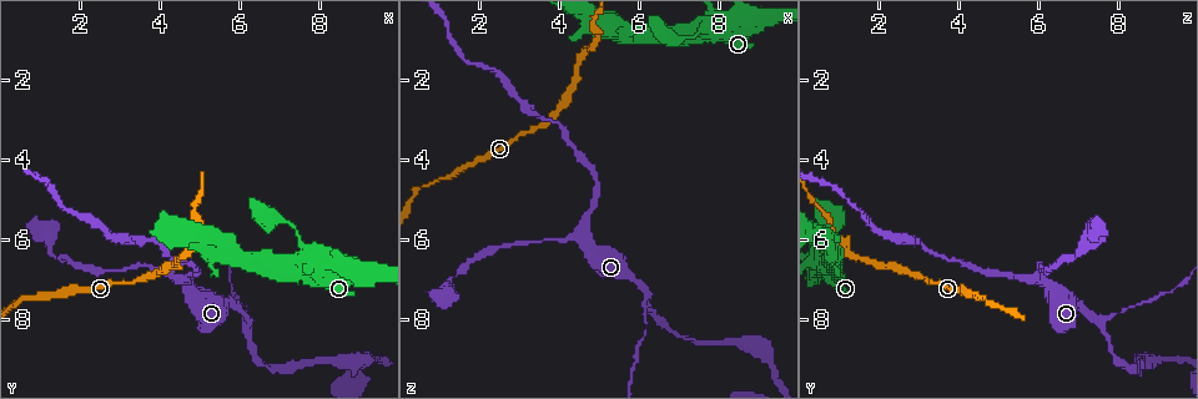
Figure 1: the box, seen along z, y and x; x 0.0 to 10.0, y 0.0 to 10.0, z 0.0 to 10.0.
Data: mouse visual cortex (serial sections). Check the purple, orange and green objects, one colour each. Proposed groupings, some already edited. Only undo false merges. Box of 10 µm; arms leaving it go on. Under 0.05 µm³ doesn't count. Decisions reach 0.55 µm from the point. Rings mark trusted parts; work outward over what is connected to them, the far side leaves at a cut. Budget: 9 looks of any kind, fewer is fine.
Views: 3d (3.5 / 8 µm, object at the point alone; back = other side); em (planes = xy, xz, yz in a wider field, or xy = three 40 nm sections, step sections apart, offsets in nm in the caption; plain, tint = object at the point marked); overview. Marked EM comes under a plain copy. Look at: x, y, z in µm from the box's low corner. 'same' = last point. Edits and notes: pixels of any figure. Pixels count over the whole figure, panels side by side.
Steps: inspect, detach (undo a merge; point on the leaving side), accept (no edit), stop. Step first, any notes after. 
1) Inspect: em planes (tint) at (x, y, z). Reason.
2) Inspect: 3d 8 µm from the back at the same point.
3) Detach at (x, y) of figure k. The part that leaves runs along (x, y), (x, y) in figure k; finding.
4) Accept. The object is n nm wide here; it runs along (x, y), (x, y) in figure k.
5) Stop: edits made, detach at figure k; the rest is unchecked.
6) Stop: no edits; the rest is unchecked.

Inspect: em xy step 2 (tint) at (7.65, 6.25, 0.75). Sharp bend.

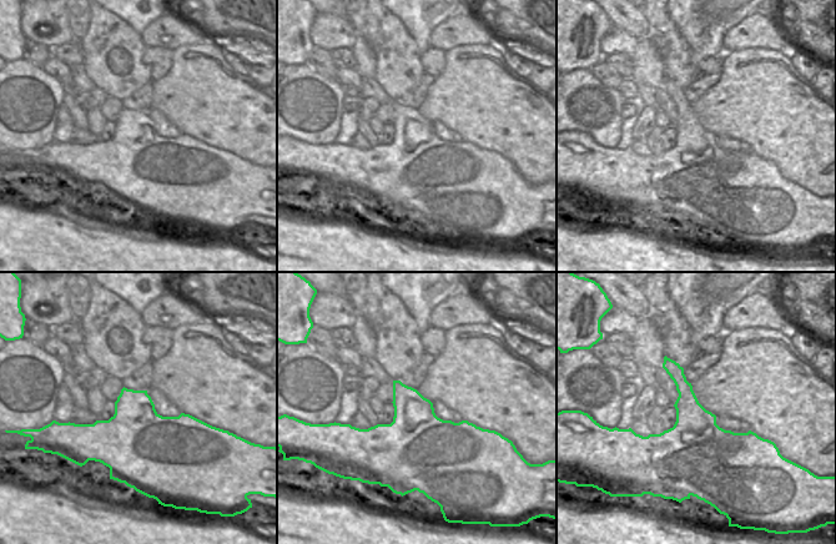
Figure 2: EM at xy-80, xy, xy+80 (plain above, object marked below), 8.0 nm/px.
Inspect: 3d 3.5 µm from the back at the same point. See where the arms go.

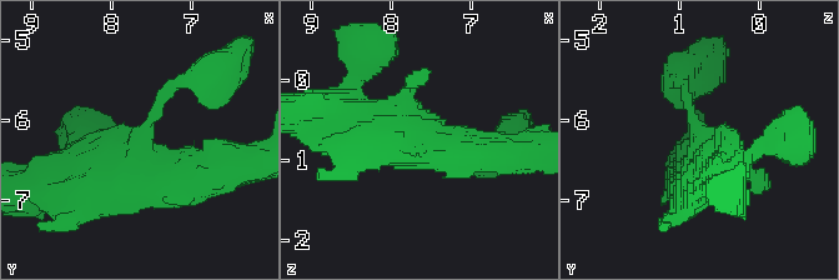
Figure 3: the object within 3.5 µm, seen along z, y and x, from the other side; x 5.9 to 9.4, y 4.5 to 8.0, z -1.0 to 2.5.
Accept. One cell here.

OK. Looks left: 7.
Inspect: 3d 3.5 µm at (4.95, 5.85, 0.90). Thin neck.

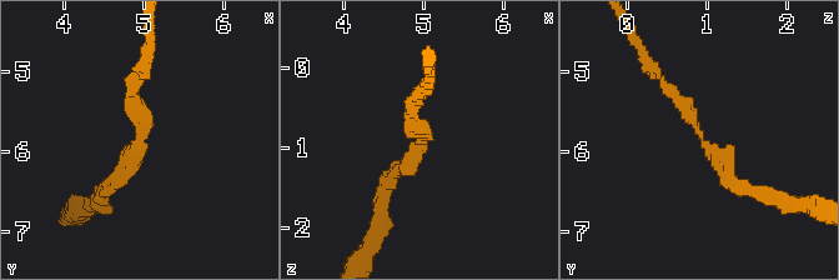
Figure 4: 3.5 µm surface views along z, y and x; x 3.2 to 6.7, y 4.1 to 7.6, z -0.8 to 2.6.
Inspect: em xy step 1 (tint) at (4.95, 5.75, 0.90). The arms are 150, 200 nm wide.

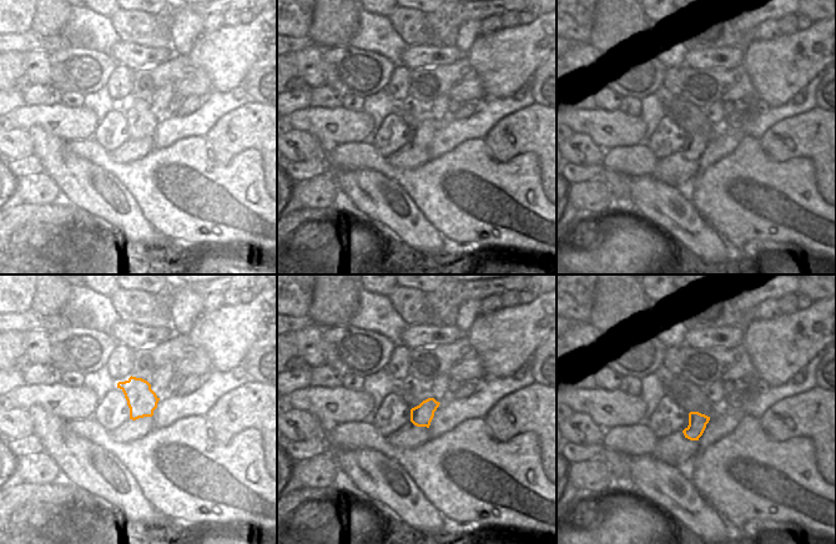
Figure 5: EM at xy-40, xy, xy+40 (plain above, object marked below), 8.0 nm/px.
Accept. It runs along (743, 188), (651, 69) in figure 4; all the same cell.

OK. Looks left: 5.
Inspect: 3d 8 µm at (4.50, 7.10, 5.95). Small branch off a trunk.

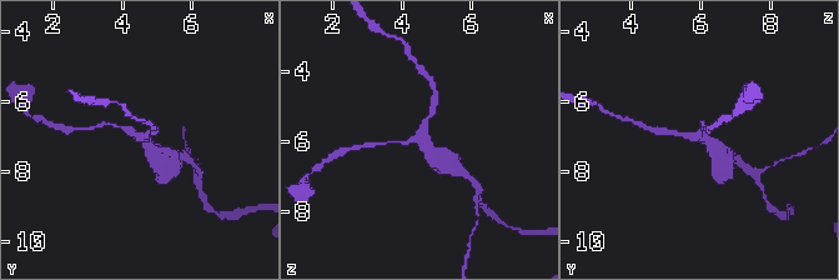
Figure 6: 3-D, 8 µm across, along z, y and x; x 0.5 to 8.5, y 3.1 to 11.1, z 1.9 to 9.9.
Inspect: em xy step 2 (tint) at the same point. 3 arms meet here; the arms are 150, 200, 500 nm wide.

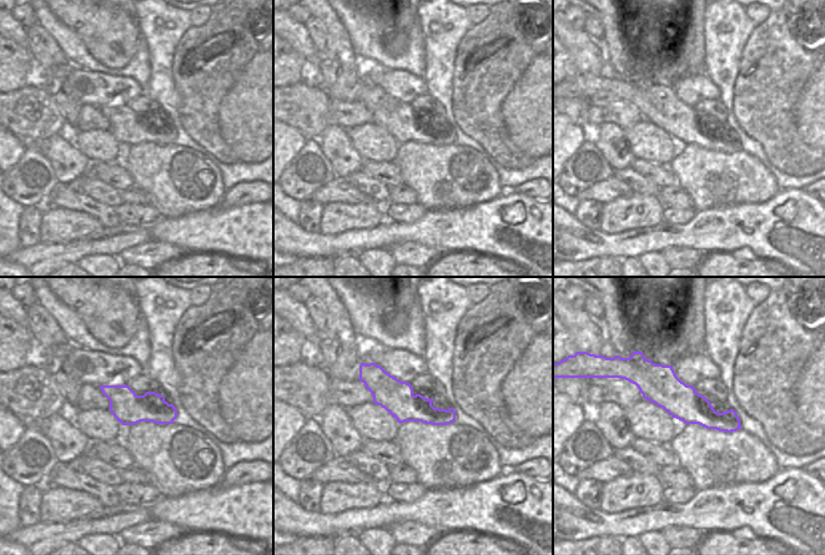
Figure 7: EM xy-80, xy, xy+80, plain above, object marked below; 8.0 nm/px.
Accept. It runs along (162, 158), (130, 130), (107, 124) in figure 6; continuous, no second cell.

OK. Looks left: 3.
Inspect: 3d 8 µm at (1.15, 6.30, 7.00). Sudden change in width.

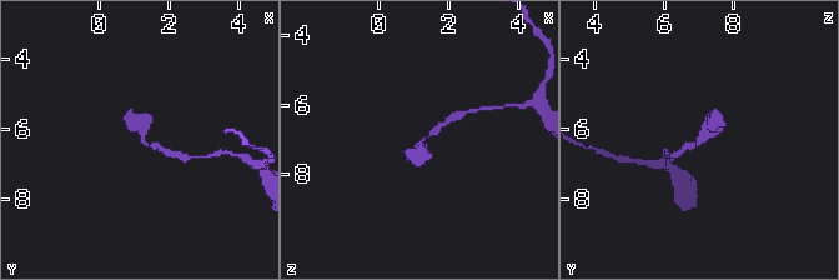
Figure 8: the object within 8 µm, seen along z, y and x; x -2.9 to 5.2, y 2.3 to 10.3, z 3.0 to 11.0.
Inspect: em xy step 2 (tint) at the same point. The arms are 200, 450 nm wide.

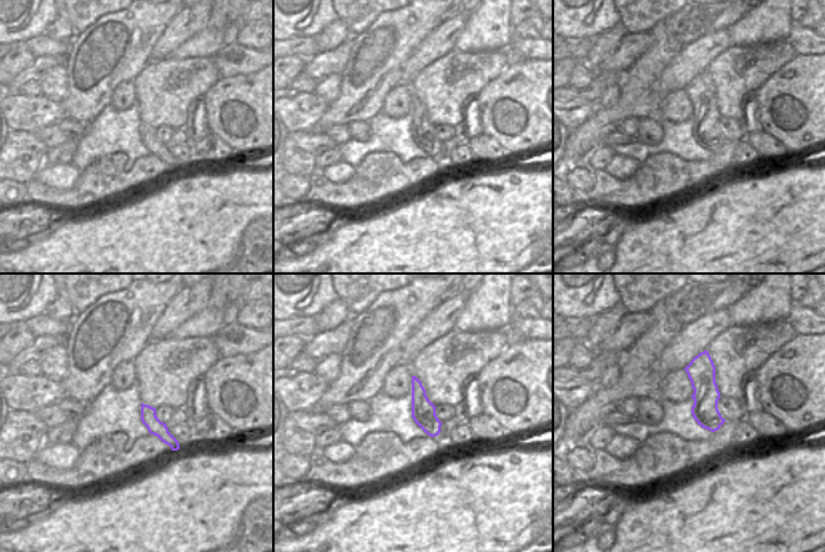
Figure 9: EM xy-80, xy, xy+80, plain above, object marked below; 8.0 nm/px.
Accept. It runs along (705, 355), (705, 414), (714, 427) in figure 9; continuous, no second cell.

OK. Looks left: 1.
Stop: no edits; the rest is unchecked.

